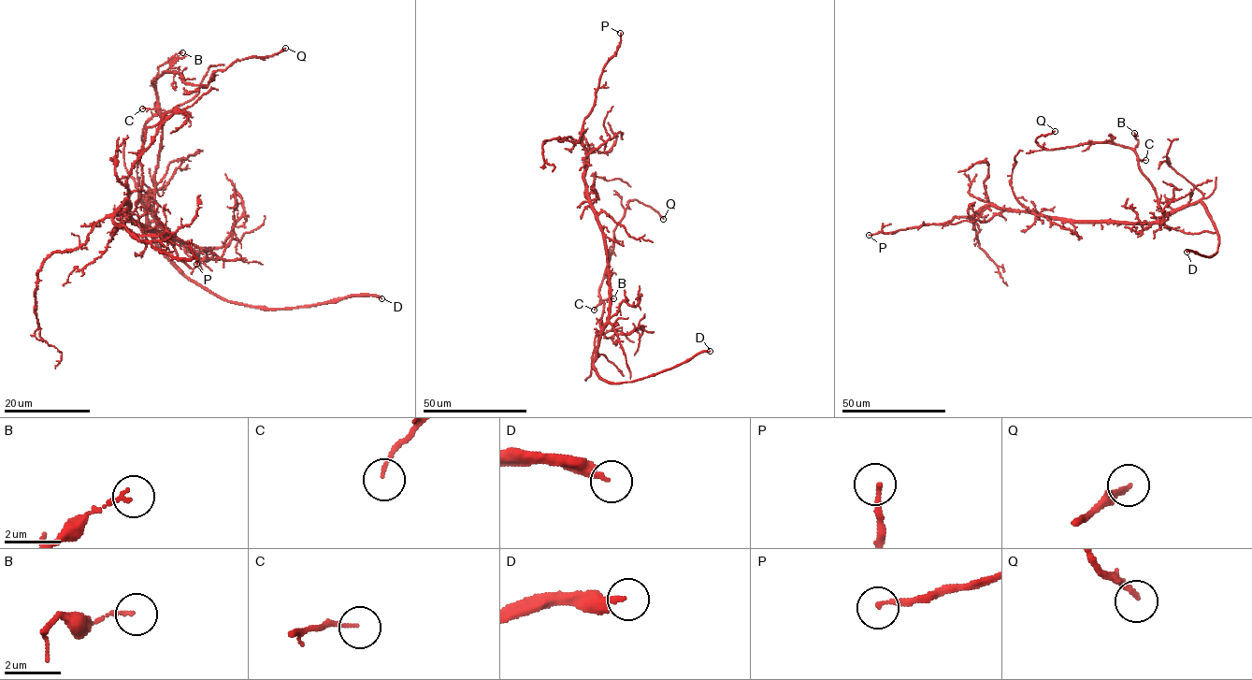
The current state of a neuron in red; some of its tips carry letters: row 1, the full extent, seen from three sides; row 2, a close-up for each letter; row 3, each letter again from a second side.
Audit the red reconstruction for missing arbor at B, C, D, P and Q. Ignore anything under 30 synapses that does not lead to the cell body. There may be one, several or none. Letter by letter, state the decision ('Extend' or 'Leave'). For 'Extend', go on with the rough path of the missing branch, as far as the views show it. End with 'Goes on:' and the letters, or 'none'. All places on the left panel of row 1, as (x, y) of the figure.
B: Leave
C: Leave
D: Extend
P: Leave
Q: Leave
Goes on: D

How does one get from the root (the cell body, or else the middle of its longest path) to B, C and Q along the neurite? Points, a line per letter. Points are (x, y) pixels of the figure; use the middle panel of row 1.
B: (609, 282), (609, 320), (601, 327), (603, 303), (600, 298), (602, 302), (613, 298)
C: (609, 282), (609, 320), (601, 327), (603, 303), (594, 310)
Q: (609, 282), (609, 320), (601, 327), (599, 287), (614, 230), (627, 203), (637, 199), (663, 219)

